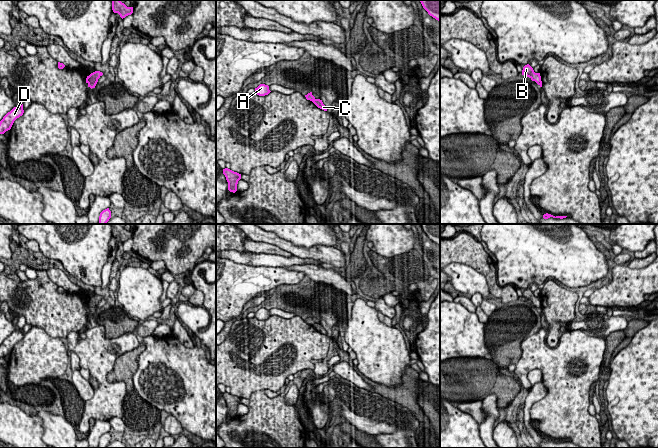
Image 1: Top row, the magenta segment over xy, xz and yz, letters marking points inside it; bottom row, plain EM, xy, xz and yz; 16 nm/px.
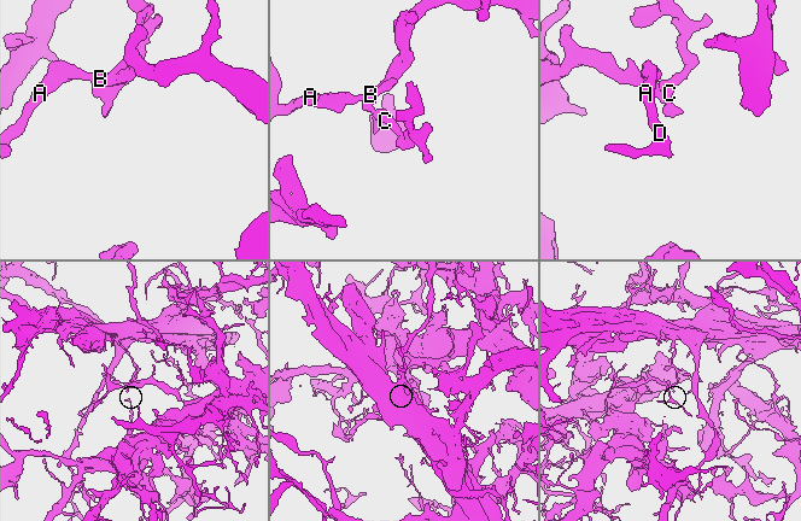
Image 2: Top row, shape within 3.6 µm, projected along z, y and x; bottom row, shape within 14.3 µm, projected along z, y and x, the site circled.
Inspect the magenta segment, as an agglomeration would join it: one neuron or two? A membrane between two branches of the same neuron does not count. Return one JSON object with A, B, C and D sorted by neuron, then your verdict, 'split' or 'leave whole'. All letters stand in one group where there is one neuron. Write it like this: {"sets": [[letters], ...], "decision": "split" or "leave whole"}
{"sets": [["A", "B", "D"], ["C"]], "decision": "split"}

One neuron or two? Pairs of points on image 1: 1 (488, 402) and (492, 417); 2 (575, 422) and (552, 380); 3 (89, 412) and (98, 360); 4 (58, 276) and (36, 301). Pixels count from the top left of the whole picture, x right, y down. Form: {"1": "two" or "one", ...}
{"1": "one", "2": "one", "3": "one", "4": "two"}

